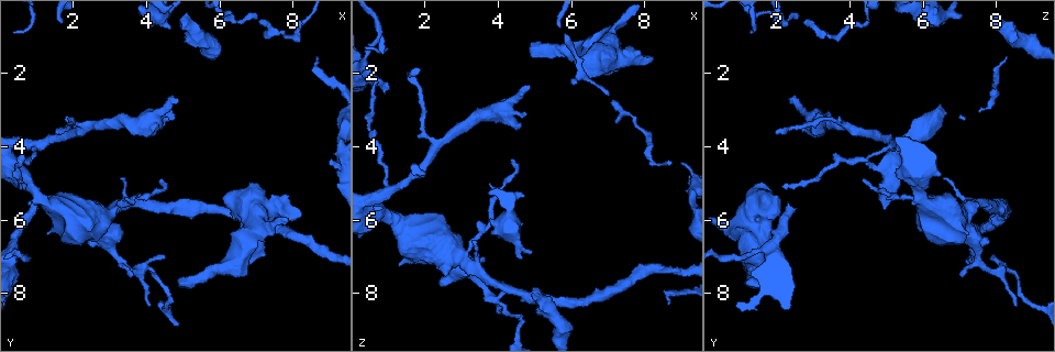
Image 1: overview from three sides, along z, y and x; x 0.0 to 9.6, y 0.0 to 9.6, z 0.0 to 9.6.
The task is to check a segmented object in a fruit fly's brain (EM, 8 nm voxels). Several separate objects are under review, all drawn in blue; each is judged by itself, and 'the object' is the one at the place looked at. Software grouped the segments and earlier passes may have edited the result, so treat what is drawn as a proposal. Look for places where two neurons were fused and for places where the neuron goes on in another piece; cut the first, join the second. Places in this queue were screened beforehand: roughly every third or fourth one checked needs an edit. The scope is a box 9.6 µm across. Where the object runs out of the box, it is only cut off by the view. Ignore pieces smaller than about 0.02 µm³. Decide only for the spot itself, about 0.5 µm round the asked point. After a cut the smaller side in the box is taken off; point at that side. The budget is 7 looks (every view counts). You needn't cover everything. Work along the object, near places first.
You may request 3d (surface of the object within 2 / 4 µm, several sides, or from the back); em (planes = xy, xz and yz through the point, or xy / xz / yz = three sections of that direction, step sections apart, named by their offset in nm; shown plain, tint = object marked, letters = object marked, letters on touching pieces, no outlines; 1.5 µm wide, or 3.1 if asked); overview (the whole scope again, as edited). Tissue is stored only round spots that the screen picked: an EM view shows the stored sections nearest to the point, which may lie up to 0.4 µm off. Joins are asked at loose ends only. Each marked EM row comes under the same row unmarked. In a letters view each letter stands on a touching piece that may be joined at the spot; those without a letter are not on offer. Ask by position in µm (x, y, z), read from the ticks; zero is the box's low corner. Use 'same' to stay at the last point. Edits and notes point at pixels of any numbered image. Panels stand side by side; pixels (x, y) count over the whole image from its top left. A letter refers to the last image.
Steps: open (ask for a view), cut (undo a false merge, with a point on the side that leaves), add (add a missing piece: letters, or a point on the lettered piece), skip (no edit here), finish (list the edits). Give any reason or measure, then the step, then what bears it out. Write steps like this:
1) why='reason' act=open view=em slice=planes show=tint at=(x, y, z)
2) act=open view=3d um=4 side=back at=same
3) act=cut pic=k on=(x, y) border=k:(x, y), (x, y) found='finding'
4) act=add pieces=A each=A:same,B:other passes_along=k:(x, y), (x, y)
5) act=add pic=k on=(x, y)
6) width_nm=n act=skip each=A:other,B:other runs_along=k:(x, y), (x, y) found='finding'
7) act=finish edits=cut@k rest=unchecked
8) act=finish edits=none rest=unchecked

why='branch stops here' act=open view=3d um=4 at=(1.05, 5.60, 2.40)

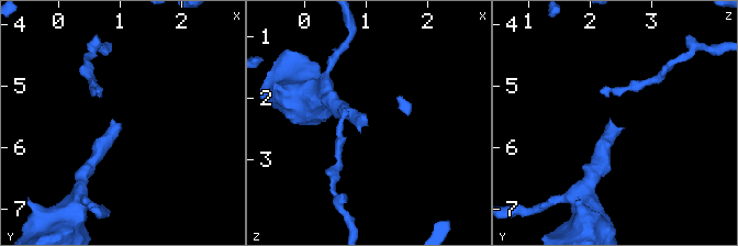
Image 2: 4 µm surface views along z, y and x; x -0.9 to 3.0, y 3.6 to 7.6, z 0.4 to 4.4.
act=open view=em slice=planes show=letters at=(1.05, 5.60, 2.40)

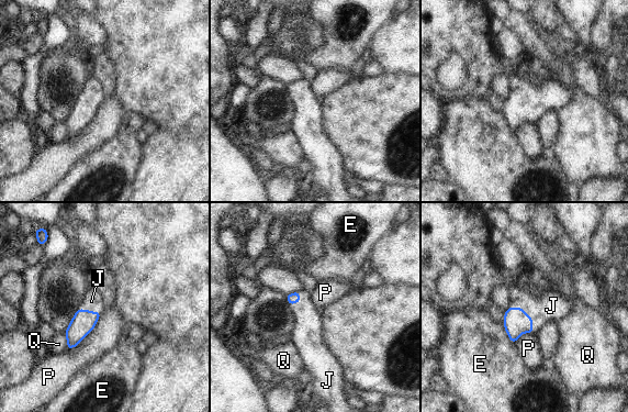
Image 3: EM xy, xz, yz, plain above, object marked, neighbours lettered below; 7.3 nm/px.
act=add pieces=J each=E:other,J:same,P:other,Q:other passes_along=3:(516, 322), (527, 314), (551, 305) found='the neuron continues'

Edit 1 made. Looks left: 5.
why='thin end' act=open view=em slice=xz step=8 show=letters at=(9.00, 4.30, 4.50)

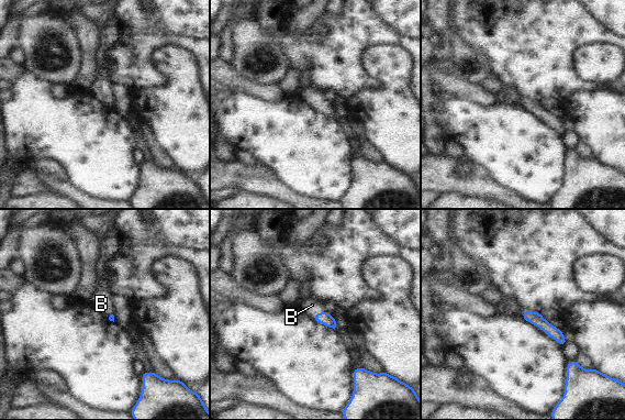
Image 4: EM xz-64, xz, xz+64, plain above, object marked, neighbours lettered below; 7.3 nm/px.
act=add pieces=B each=B:same found='it goes on there'

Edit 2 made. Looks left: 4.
why='see it whole again' act=open view=overview

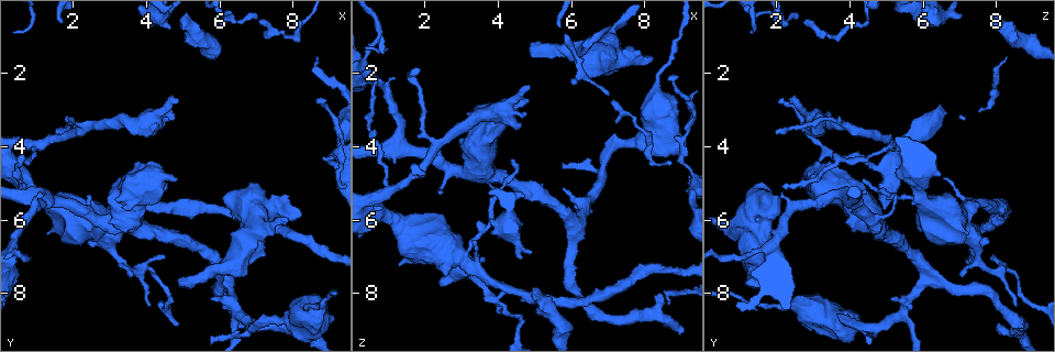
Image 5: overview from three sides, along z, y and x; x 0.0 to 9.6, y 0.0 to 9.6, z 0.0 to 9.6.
why='thick end' act=open view=em slice=planes show=letters at=(8.25, 5.90, 1.65)

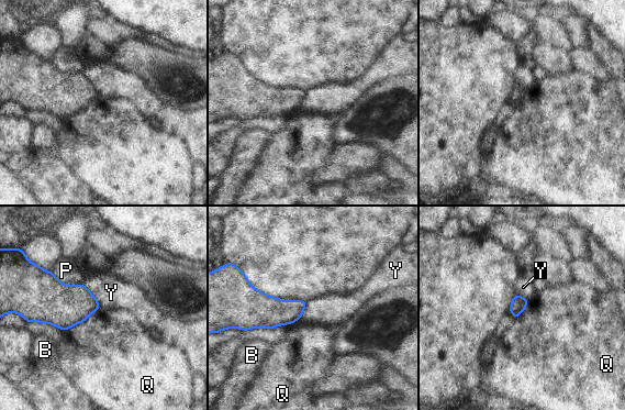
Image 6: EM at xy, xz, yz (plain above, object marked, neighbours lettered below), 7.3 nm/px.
act=skip each=B:other,P:other,Q:other,Y:other found='none of them fits'

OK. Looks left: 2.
act=finish edits=add@3,add@4 rest=unchecked

